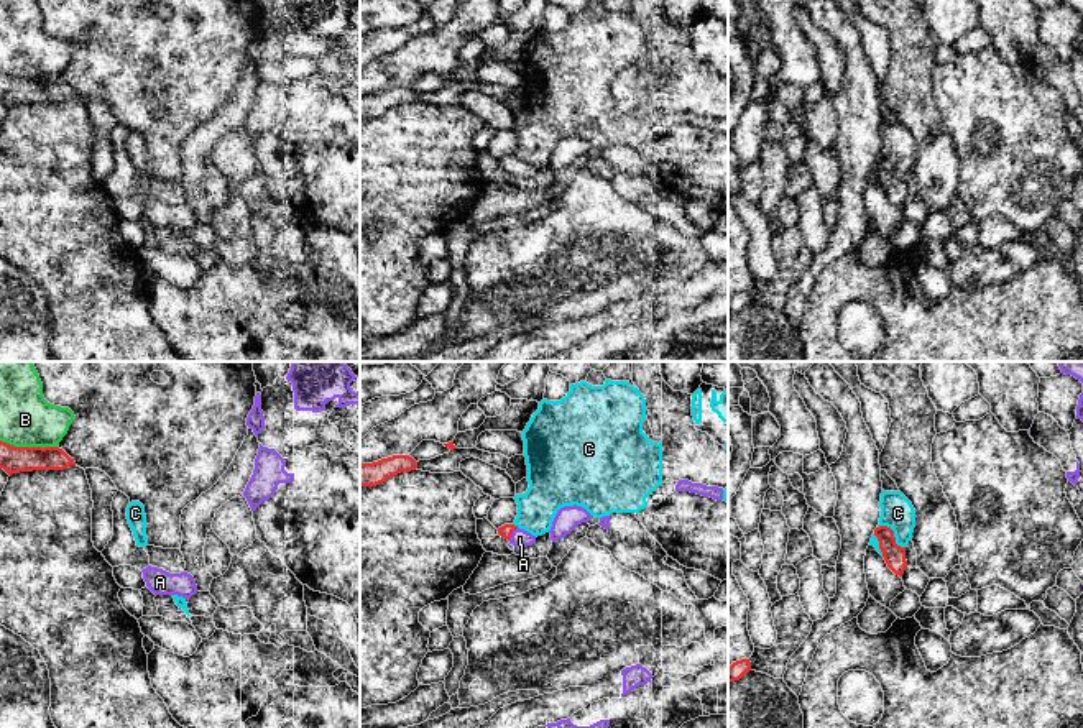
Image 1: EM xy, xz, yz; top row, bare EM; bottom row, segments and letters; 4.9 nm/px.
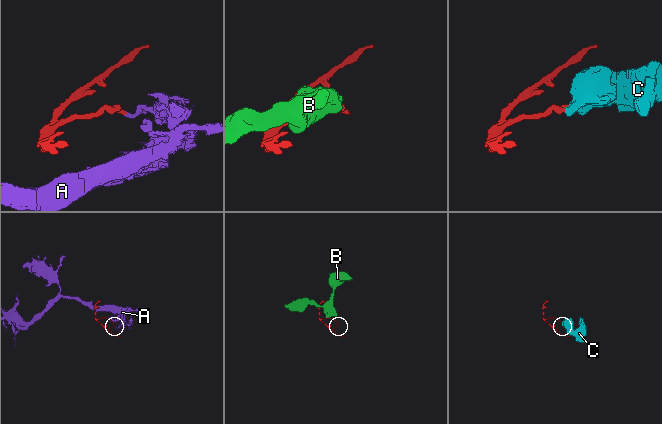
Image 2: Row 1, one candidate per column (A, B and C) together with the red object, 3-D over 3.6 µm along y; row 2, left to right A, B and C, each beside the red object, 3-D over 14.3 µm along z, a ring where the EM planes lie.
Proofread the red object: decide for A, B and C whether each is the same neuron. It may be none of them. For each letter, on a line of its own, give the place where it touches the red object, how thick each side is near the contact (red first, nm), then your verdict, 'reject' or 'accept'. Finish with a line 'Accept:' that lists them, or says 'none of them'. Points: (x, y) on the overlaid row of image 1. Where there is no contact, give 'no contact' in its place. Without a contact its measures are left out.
A: xz (511, 533) | 70/90 nm | accept
B: xy (28, 447) | 130/280 nm | reject
C: yz (893, 534) | 110/160 nm | reject
Accept: A

